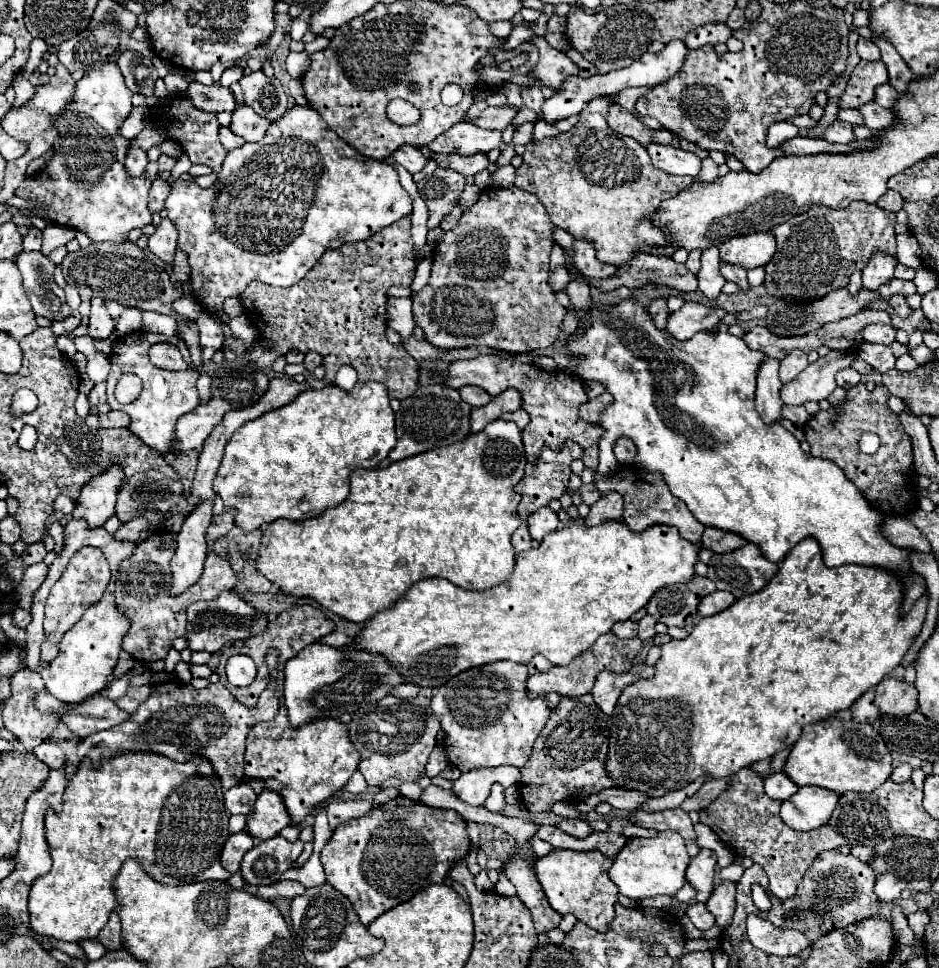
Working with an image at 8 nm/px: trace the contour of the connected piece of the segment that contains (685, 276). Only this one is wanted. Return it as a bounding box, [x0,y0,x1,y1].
[583,254,697,292]

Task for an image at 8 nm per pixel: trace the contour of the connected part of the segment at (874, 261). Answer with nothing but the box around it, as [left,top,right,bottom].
[861,254,897,292]

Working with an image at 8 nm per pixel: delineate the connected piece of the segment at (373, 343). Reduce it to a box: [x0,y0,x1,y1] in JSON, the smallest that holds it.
[239,218,417,398]

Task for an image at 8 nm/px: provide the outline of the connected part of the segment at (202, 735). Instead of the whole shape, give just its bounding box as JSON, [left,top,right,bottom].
[77,656,277,780]

